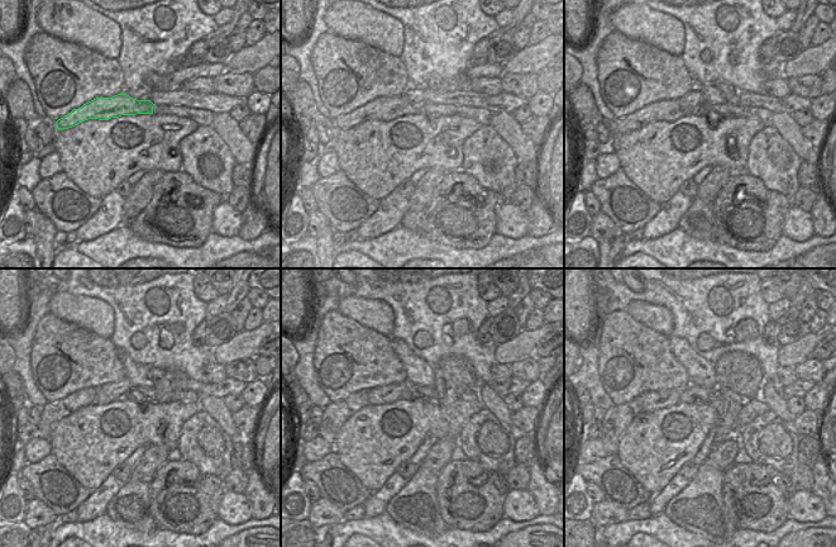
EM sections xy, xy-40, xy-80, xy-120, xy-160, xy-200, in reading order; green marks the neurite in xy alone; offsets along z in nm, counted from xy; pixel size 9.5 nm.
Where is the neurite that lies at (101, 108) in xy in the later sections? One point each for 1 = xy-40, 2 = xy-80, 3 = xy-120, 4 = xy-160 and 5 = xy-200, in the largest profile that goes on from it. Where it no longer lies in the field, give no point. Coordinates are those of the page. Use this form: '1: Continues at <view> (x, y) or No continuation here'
1: Continues at xy-40 (386, 109)
2: Continues at xy-80 (669, 110)
3: Continues at xy-120 (52, 413)
4: Continues at xy-160 (334, 415)
5: Continues at xy-200 (616, 419)

